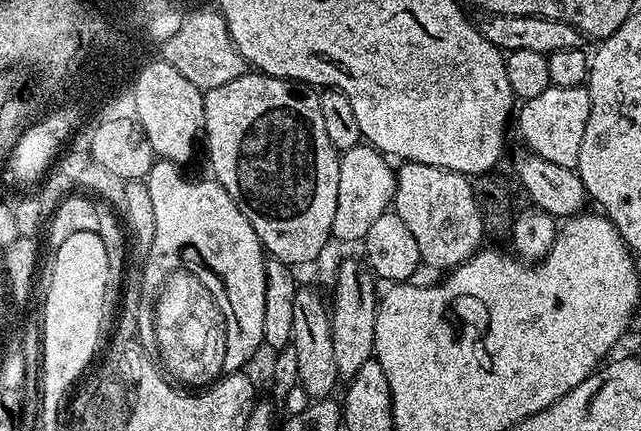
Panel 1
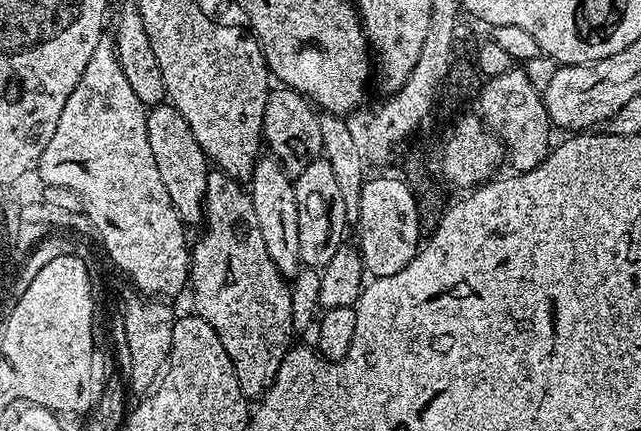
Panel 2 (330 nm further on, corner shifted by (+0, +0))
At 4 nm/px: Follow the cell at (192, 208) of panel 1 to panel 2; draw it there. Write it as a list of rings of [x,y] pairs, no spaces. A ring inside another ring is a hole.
[[[165,102],[155,105],[148,112],[146,134],[150,138],[150,150],[154,154],[158,174],[166,186],[166,194],[170,194],[170,202],[174,202],[185,225],[199,225],[204,219],[204,195],[210,161],[204,155],[202,146],[198,146],[198,138],[194,138],[194,130],[190,130],[190,122],[186,122],[186,118],[178,114],[174,105]]]

